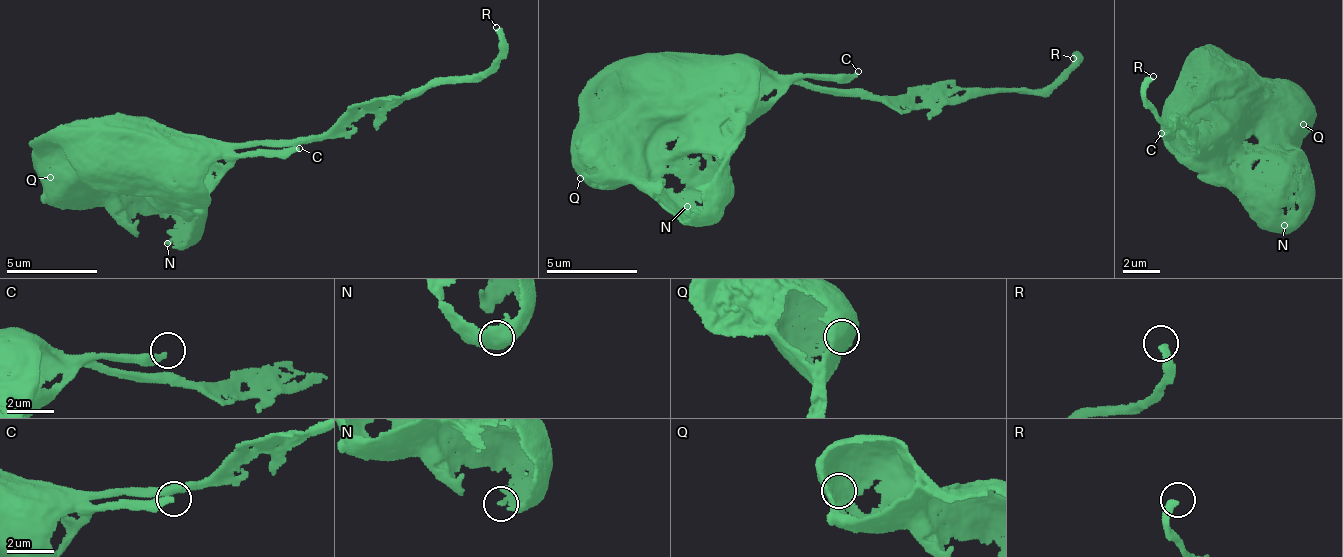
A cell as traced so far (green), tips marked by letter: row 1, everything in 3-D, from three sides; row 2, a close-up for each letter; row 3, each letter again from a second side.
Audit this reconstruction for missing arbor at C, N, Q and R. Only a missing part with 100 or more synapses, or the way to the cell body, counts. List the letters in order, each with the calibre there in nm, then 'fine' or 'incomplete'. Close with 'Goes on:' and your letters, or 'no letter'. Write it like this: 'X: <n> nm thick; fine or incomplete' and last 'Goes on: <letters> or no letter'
C: 320 nm thick; fine
N: 220 nm thick; fine
Q: 550 nm thick; fine
R: 280 nm thick; incomplete
Goes on: R

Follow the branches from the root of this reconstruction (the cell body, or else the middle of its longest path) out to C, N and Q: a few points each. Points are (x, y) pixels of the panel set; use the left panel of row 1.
C: (114, 156), (115, 151), (146, 153), (159, 146), (255, 157), (260, 153), (291, 155), (299, 148)
N: (114, 156), (118, 148), (126, 181), (132, 184), (132, 192), (175, 223), (174, 234), (167, 243)
Q: (114, 156), (116, 168), (68, 204), (60, 201), (50, 177)

